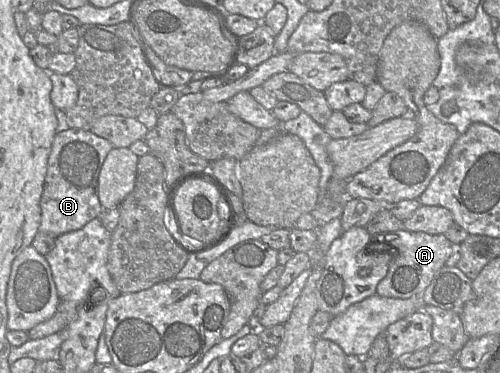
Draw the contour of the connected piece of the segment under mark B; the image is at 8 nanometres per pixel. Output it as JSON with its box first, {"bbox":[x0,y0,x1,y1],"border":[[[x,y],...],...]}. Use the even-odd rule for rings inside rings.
{"bbox":[39,129,114,237],"border":[[[67,129],[56,133],[48,157],[47,173],[40,200],[39,231],[58,237],[81,229],[105,211],[98,198],[98,176],[114,146],[89,130]]]}

